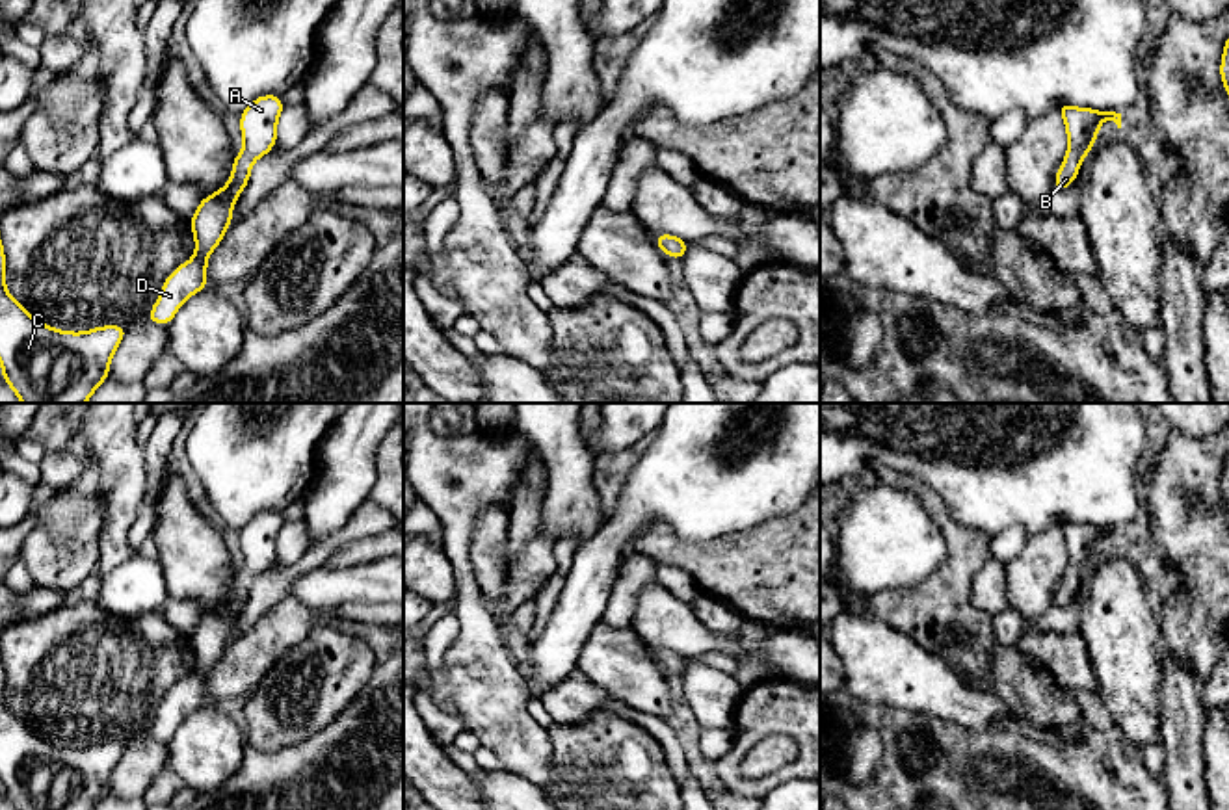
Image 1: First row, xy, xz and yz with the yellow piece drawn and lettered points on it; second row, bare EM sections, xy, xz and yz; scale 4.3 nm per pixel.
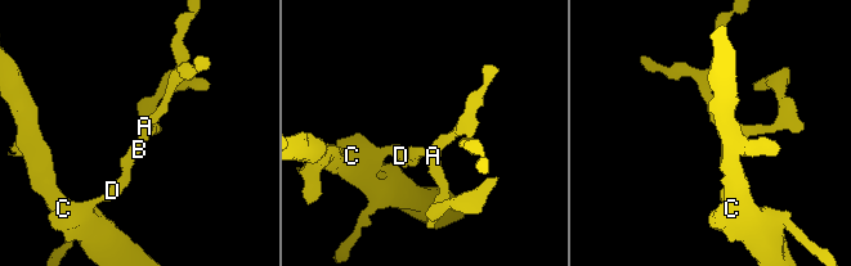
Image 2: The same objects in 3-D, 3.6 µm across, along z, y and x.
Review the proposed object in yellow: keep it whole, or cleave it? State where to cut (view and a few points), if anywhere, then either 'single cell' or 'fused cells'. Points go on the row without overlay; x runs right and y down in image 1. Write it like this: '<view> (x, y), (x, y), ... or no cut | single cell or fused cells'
no cut | single cell

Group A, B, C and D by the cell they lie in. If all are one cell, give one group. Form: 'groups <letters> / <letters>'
groups A B C D

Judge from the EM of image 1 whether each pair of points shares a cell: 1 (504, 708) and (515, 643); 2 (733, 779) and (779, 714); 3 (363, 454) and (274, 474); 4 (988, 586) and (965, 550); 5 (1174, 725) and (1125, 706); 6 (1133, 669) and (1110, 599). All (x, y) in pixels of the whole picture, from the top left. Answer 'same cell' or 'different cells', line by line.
1: different cells
2: same cell
3: different cells
4: different cells
5: different cells
6: same cell

